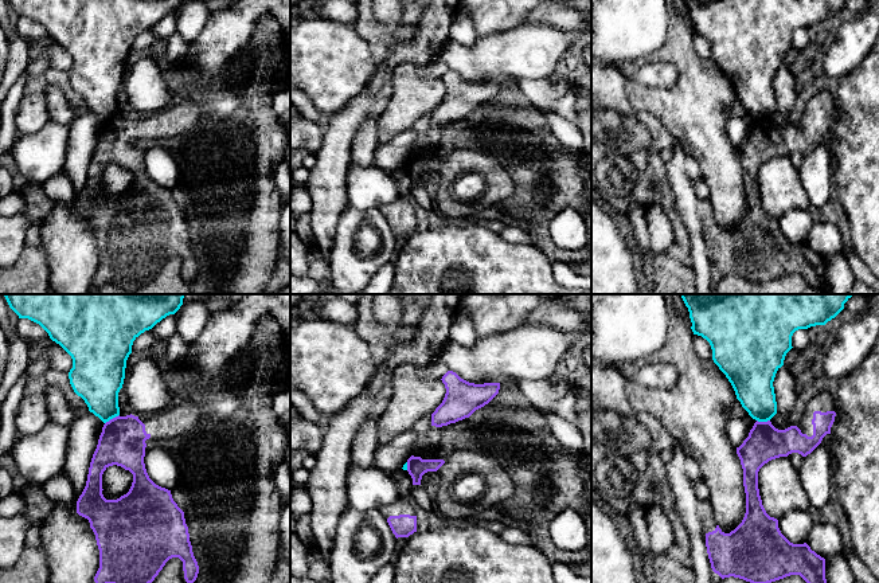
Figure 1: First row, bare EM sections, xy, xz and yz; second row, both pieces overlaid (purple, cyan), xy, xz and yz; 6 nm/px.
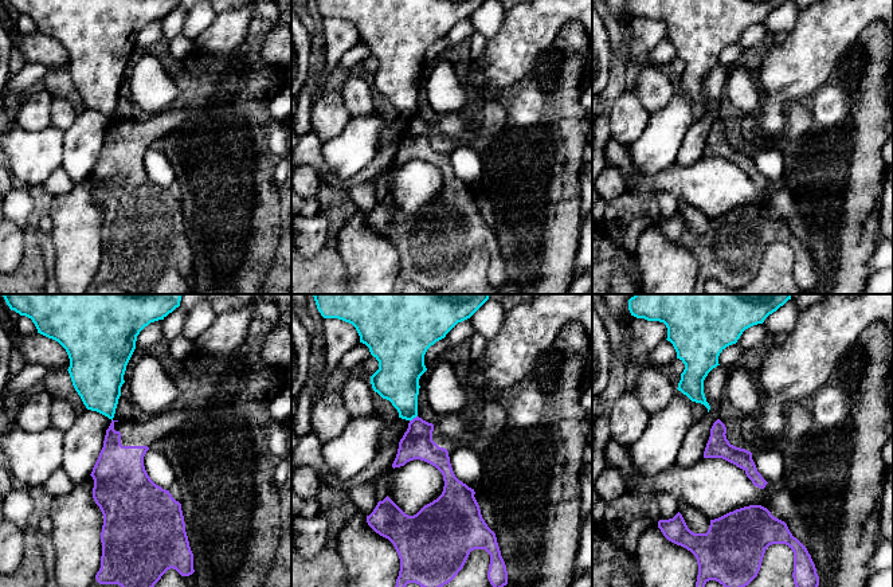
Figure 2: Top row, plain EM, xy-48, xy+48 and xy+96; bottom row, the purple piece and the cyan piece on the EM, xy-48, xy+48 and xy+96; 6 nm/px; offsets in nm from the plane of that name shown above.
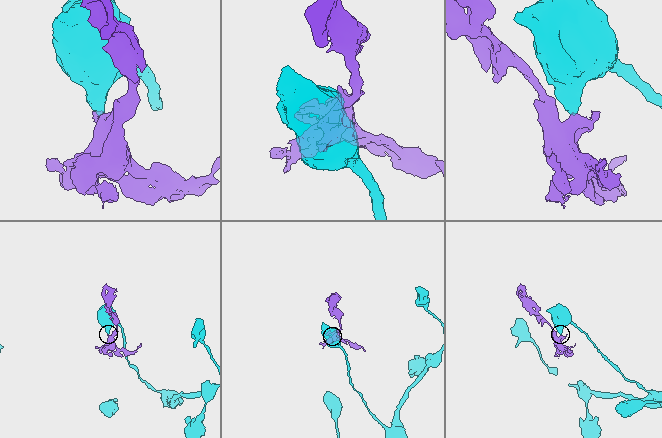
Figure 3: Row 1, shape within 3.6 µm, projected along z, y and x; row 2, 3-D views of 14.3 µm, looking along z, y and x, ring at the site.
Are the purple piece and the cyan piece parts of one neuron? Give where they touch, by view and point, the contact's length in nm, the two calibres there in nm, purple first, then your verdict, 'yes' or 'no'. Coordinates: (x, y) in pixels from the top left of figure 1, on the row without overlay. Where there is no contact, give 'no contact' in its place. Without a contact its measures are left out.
xy (113, 117) | 110 nm | 280/280 nm | no

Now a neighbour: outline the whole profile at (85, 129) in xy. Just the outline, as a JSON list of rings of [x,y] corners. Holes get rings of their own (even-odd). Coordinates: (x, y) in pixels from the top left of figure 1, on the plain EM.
[[[93,111],[73,120],[69,130],[67,156],[63,171],[81,195],[87,180],[89,167],[97,148],[103,121]]]

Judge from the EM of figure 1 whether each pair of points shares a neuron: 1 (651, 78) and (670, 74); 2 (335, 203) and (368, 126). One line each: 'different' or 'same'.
1: same
2: different

